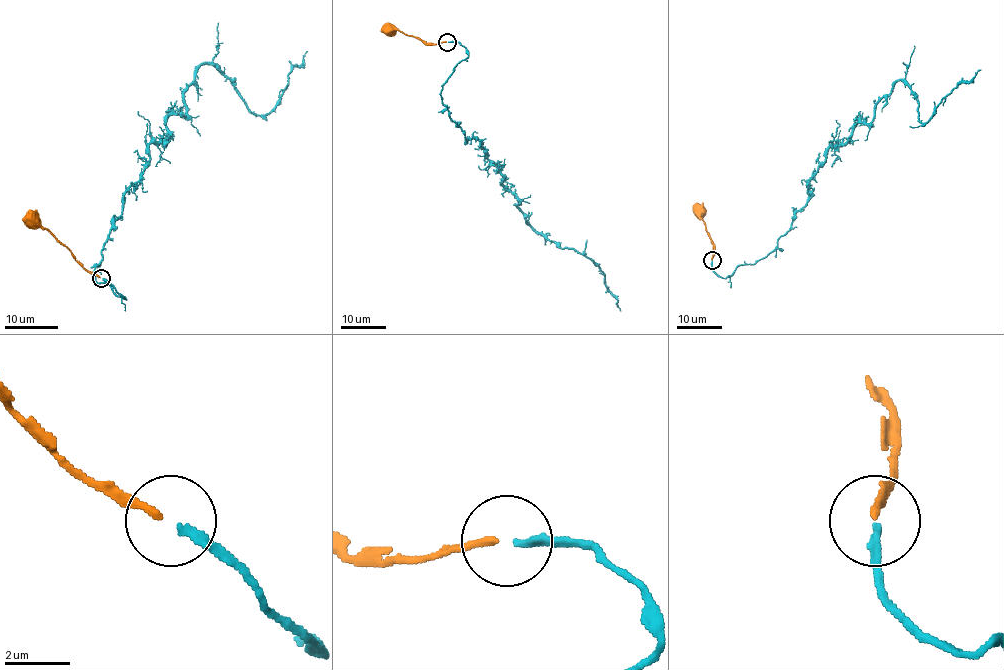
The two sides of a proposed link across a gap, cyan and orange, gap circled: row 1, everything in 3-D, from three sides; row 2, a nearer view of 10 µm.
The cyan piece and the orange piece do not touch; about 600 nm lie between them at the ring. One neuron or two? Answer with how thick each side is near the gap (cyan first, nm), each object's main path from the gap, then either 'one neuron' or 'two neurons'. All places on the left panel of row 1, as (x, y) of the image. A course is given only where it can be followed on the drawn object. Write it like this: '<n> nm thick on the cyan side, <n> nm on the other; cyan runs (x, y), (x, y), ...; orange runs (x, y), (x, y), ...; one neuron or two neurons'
240 nm thick on the cyan side, 240 nm on the other; cyan runs (103, 278), (125, 300), (93, 270), (152, 143), (185, 113), (197, 69), (213, 64), (265, 115), (308, 51); orange runs (100, 277), (89, 273), (65, 246), (31, 220); one neuron

